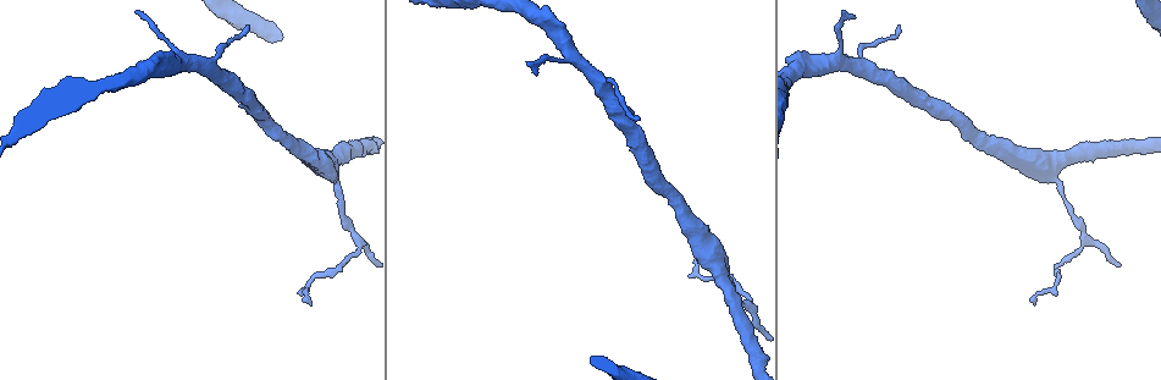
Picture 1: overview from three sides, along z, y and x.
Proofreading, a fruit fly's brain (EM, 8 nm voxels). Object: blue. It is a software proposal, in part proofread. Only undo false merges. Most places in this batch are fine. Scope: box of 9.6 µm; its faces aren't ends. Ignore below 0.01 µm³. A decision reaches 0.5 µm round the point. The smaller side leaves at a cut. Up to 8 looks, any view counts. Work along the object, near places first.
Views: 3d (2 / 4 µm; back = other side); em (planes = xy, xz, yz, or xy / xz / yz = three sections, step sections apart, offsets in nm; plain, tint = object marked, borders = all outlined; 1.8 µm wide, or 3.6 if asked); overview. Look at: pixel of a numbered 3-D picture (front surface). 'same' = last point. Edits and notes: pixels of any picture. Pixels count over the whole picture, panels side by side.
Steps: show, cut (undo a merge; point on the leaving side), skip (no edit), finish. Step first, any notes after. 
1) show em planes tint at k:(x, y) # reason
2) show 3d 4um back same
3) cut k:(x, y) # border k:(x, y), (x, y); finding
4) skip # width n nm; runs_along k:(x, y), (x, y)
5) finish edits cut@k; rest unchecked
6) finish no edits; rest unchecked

show 3d 2um at 1:(310, 286) # abrupt turn

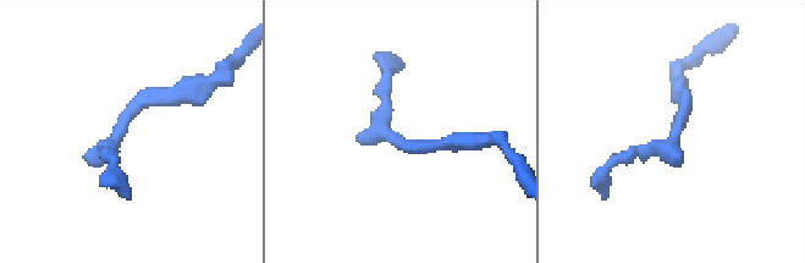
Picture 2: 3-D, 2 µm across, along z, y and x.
show em planes tint at 2:(676, 134)

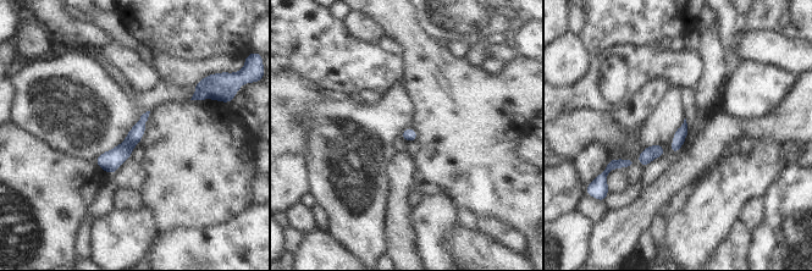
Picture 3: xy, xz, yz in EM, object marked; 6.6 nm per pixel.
skip # runs_along 3:(144, 117), (110, 161), (99, 161); one neuron here

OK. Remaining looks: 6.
show 3d 4um at 1:(329, 169) # thin arm on a thick one

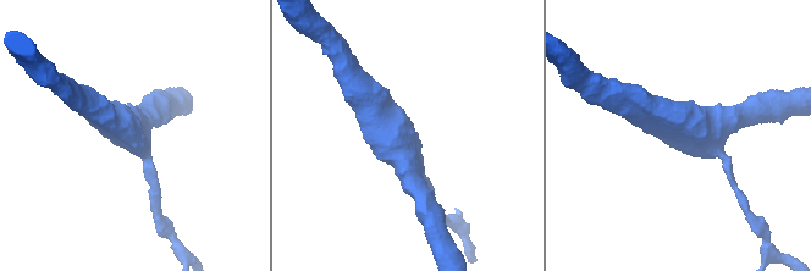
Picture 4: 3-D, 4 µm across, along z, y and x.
show em 3.6um planes tint at 4:(700, 135)

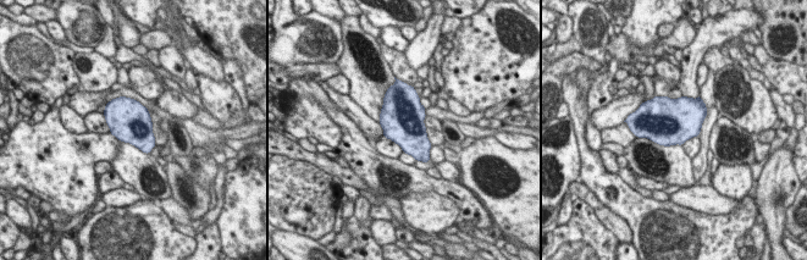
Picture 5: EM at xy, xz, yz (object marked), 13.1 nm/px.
skip # width 550 nm; continuous, no second neuron

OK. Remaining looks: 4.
show em planes tint at 1:(1083, 239) # side arm on a straight run

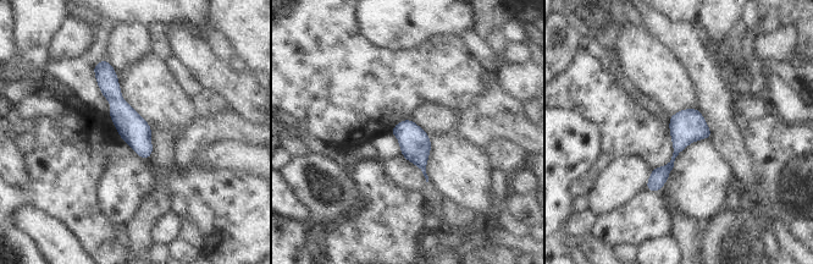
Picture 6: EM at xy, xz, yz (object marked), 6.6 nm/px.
skip # one neuron here

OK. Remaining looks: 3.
finish no edits; rest unchecked

